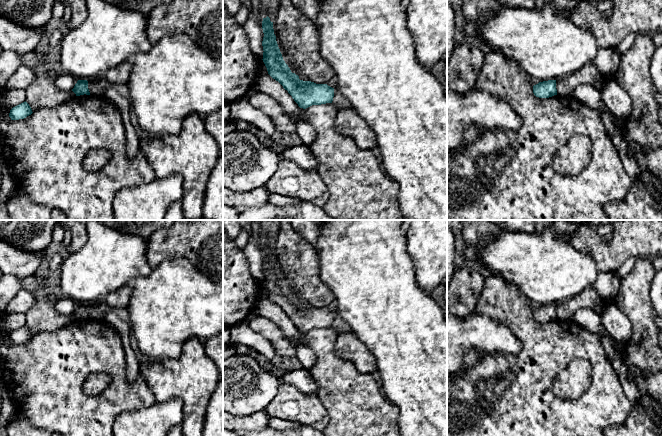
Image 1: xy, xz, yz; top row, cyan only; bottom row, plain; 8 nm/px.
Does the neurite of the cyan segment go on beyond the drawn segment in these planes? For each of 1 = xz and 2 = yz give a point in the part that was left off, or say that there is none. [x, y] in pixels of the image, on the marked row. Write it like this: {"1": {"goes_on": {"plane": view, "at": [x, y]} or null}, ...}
{"1": {"goes_on": null}, "2": {"goes_on": null}}

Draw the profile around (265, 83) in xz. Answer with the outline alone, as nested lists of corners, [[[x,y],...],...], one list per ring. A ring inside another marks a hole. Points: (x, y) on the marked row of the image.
[[[262,60],[261,67],[257,75],[254,86],[258,91],[261,91],[274,99],[276,99],[288,115],[294,120],[296,124],[296,133],[302,140],[303,144],[310,146],[315,140],[315,130],[307,123],[302,121],[299,112],[300,107],[294,101],[292,96],[288,93],[283,86],[273,79],[267,71],[267,68]]]

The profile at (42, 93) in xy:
[[[50,76],[37,77],[26,89],[26,102],[35,112],[41,108],[52,108],[75,97],[76,94],[59,89],[54,78]]]

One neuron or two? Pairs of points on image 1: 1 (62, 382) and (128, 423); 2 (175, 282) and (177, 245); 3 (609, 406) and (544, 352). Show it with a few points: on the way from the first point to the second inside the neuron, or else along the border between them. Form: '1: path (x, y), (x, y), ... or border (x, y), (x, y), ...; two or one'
1: border (140, 408), (123, 411), (112, 425); two
2: border (154, 267), (166, 260), (186, 258), (197, 268); two
3: path (604, 382), (601, 368), (585, 352), (568, 352); one

